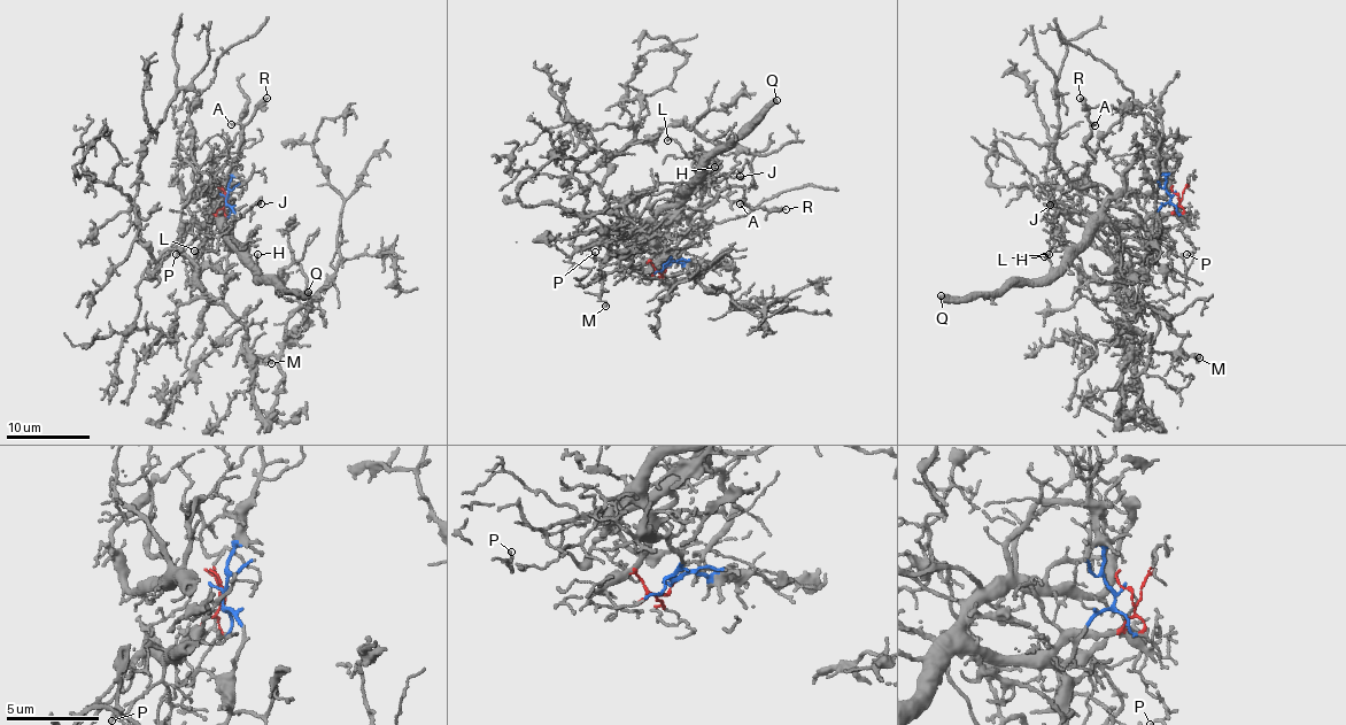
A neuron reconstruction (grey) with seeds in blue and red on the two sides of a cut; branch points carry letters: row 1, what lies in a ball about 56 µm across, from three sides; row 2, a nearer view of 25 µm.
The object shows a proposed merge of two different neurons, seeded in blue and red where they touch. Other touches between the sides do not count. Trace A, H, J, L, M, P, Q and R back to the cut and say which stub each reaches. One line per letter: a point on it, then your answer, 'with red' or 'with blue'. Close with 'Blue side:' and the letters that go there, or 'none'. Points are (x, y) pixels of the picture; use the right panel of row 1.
A: (1095, 125) | with blue
H: (1044, 256) | with red
J: (1050, 205) | with red
L: (1049, 254) | with red
M: (1199, 357) | with blue
P: (1186, 254) | with red
Q: (941, 295) | with red
R: (1080, 98) | with blue
Blue side: A, M, R

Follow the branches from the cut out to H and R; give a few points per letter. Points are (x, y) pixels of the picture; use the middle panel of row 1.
H: (667, 267), (658, 271), (650, 261), (655, 221), (693, 191), (699, 176), (716, 168)
R: (667, 267), (663, 247), (637, 237), (627, 194), (701, 180), (714, 197), (786, 208)

